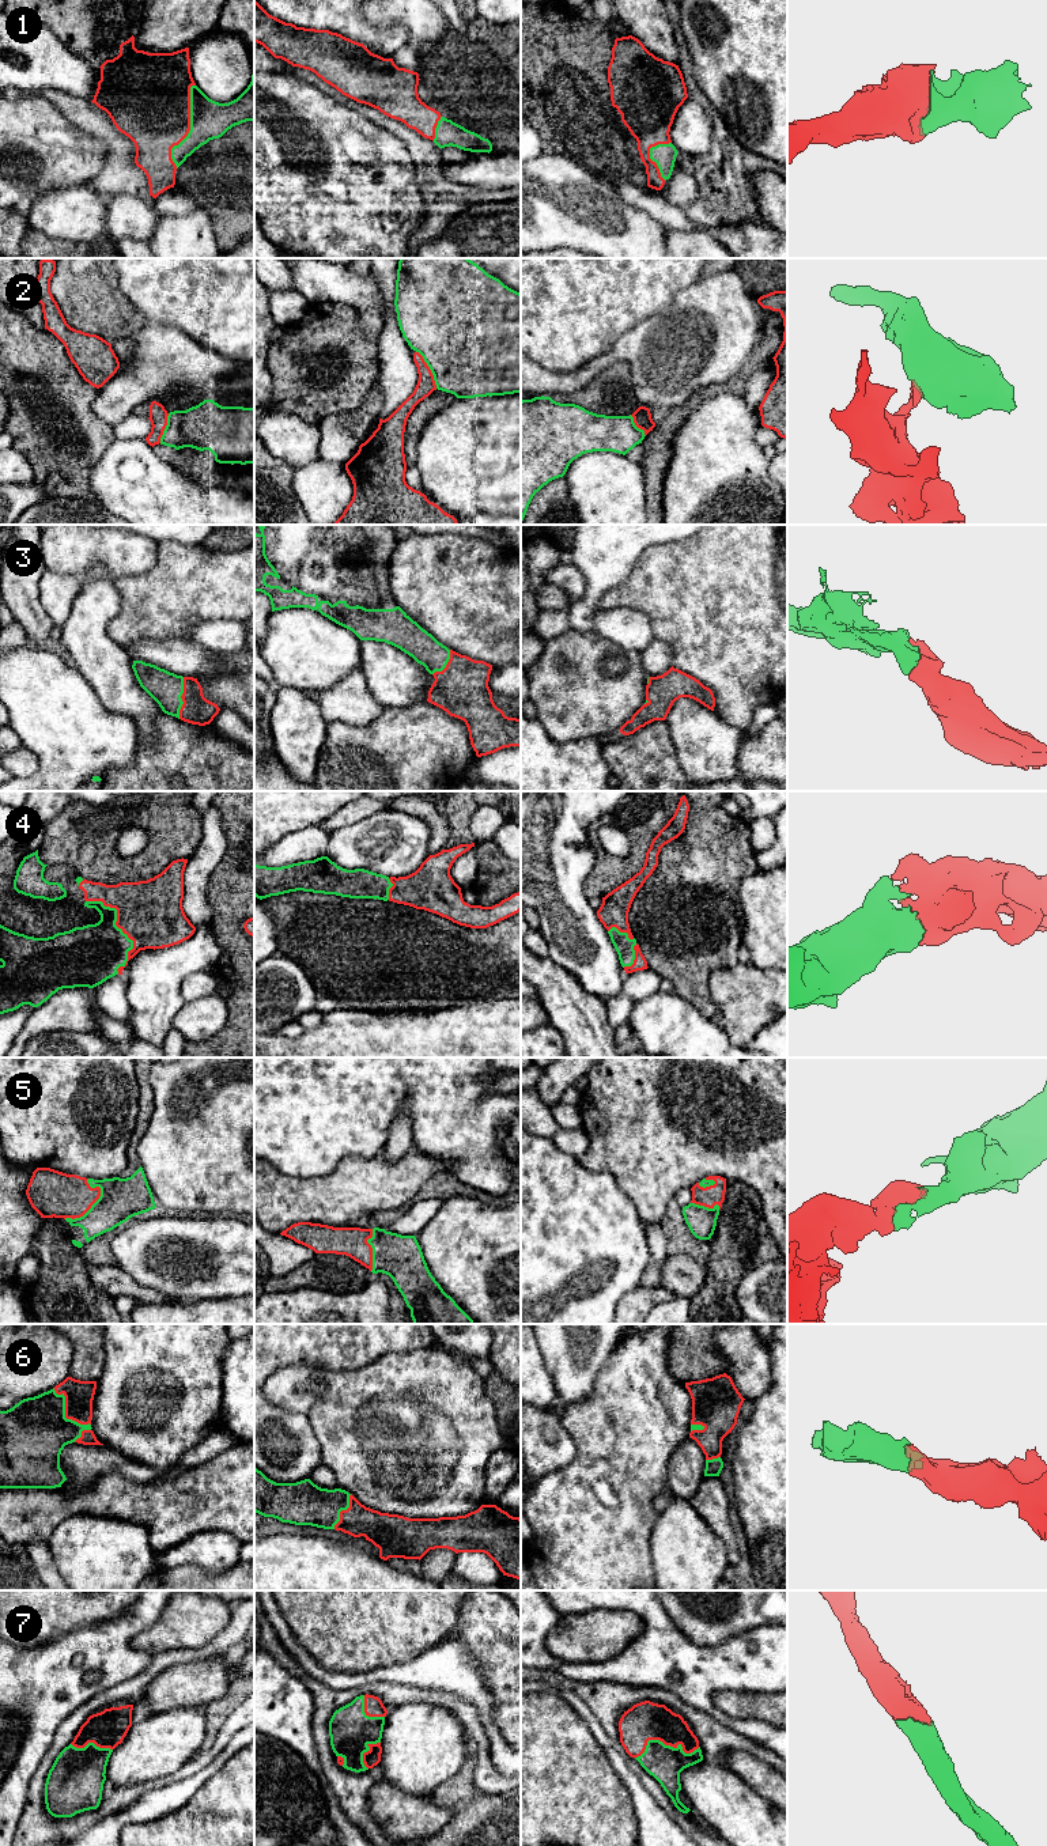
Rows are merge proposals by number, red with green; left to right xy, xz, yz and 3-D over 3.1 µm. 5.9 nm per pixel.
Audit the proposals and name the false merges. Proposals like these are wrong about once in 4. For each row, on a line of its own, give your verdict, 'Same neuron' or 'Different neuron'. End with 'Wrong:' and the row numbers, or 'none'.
1: Same neuron
2: Different neuron
3: Same neuron
4: Same neuron
5: Same neuron
6: Same neuron
7: Same neuron
Wrong: 2

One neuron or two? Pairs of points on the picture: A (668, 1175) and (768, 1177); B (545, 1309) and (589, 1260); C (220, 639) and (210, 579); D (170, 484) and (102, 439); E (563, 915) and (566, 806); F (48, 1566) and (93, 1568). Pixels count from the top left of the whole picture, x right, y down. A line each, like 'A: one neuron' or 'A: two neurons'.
A: one neuron
B: one neuron
C: two neurons
D: two neurons
E: one neuron
F: two neurons

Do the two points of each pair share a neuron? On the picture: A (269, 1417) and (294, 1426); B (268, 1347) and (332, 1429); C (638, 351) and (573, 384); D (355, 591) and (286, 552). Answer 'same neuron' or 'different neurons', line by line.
A: same neuron
B: different neurons
C: same neuron
D: same neuron

